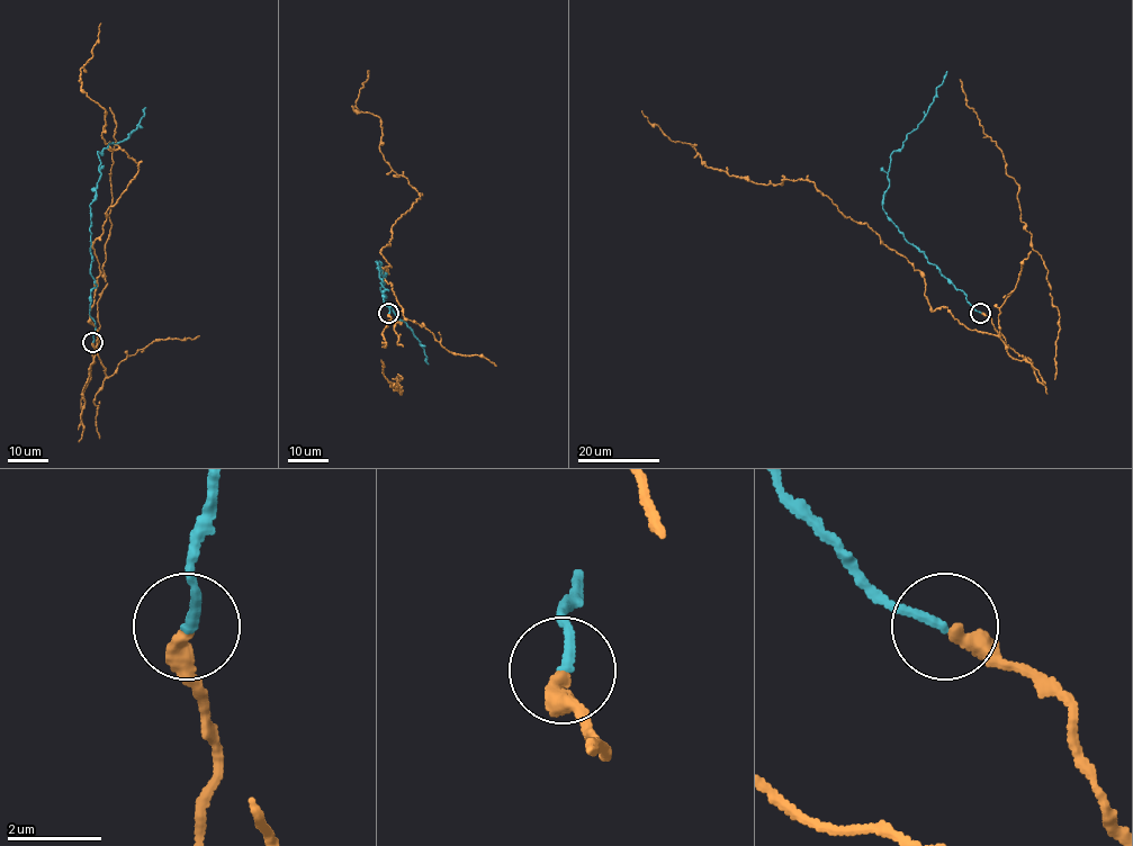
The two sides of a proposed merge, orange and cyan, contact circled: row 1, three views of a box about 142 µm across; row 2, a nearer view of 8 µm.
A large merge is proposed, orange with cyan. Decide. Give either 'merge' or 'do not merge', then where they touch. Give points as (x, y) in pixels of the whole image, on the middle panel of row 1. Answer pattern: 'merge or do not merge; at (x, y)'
merge; at (388, 313)

